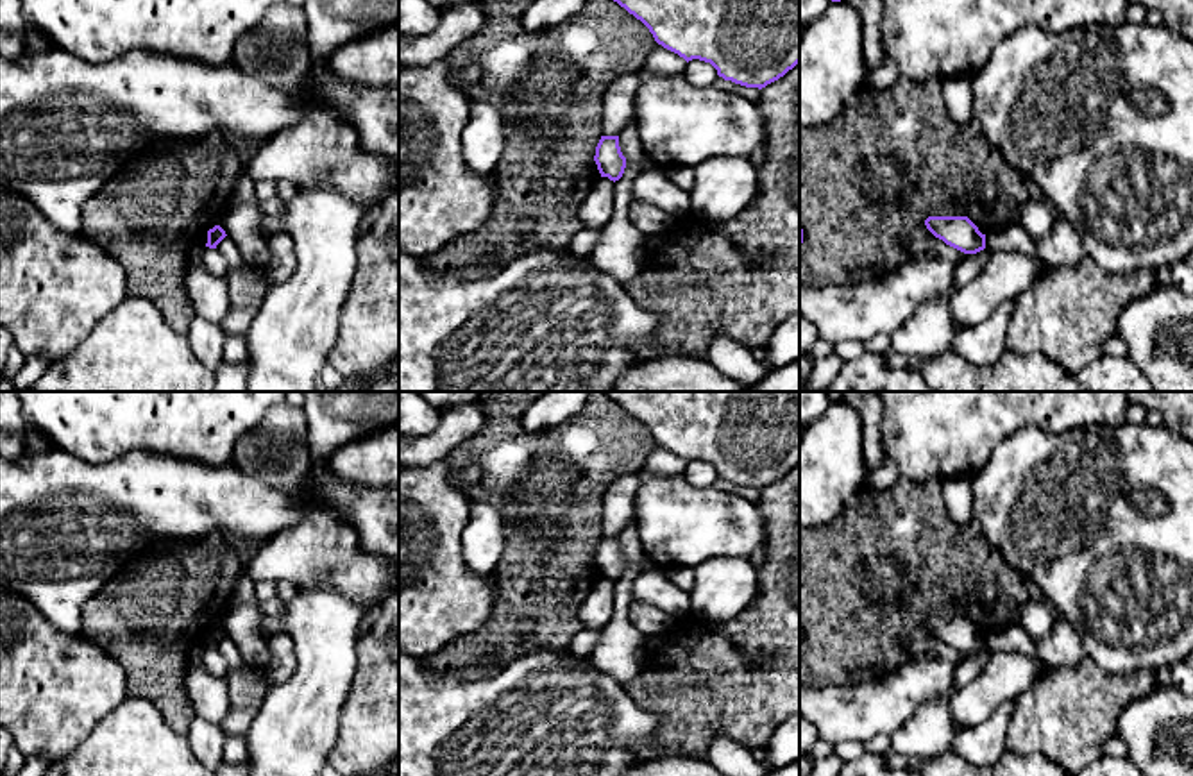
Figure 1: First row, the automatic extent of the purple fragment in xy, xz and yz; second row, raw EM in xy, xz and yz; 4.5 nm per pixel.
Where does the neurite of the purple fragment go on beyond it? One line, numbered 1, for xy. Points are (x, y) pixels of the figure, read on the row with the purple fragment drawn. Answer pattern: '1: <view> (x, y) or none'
1: none

